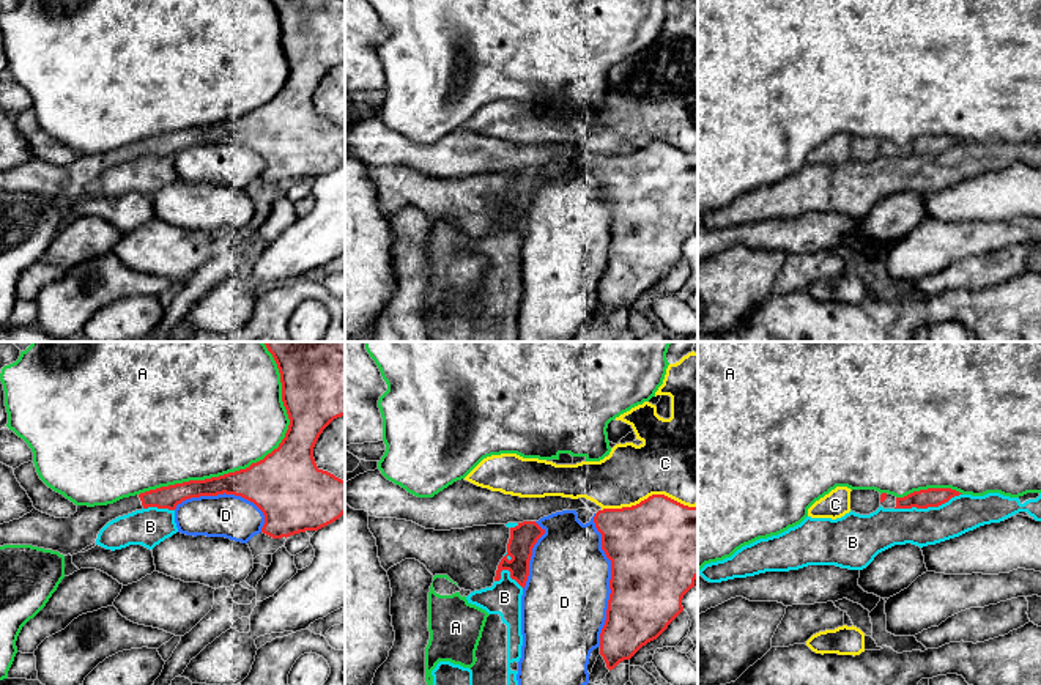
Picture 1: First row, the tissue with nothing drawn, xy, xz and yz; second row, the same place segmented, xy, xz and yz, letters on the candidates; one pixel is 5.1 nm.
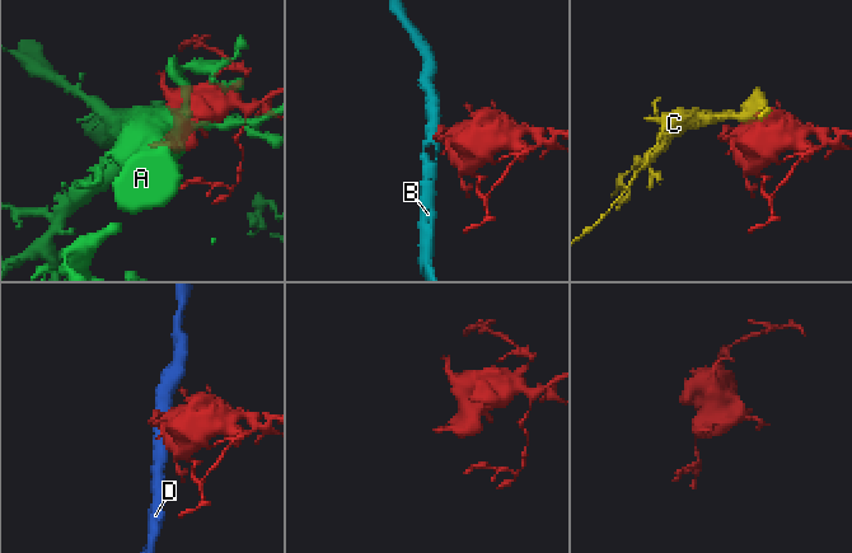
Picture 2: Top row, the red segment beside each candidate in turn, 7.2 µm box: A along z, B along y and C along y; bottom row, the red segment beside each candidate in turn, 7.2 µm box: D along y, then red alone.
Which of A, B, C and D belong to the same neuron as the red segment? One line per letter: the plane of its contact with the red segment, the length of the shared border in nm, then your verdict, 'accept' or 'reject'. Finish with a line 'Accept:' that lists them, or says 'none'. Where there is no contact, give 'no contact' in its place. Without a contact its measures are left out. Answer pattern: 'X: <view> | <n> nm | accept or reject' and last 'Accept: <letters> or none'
A: xy | 1000 nm | reject
B: yz | 360 nm | reject
C: xz | 480 nm | reject
D: xz | 700 nm | reject
Accept: none

